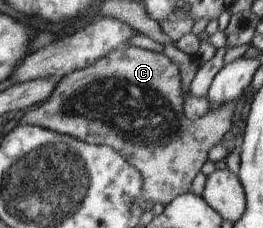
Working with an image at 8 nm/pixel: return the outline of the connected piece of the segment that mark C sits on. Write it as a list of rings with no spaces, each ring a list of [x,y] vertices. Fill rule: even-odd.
[[[130,45],[120,46],[95,64],[60,77],[49,100],[28,108],[18,124],[41,126],[89,144],[111,146],[143,176],[143,198],[147,202],[166,207],[180,194],[192,192],[193,179],[201,173],[209,151],[221,144],[224,135],[231,128],[231,118],[237,104],[237,100],[225,102],[218,110],[191,120],[183,112],[185,97],[189,92],[183,91],[181,85],[179,64],[165,53]]]

